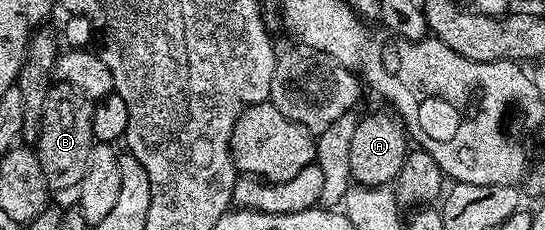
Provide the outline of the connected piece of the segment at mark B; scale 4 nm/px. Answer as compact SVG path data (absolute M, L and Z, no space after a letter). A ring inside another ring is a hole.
M66 84L55 85L47 96L36 141L36 153L51 191L73 191L84 180L88 156L96 144L92 132L93 111L94 102Z

